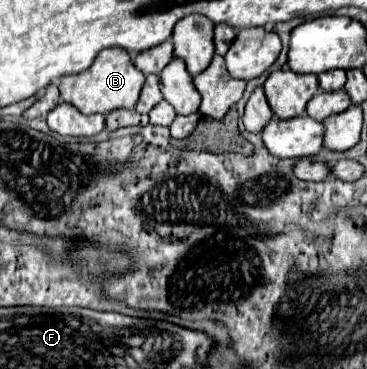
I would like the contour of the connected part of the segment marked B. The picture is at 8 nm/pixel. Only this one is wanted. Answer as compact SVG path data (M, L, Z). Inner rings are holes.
M105 49L103 53L99 53L99 57L95 59L95 65L91 65L91 69L77 73L77 75L61 77L59 91L61 91L63 101L71 103L79 111L107 115L109 111L119 109L119 107L133 109L139 99L143 81L145 81L145 75L133 65L129 53L125 53L123 49Z

